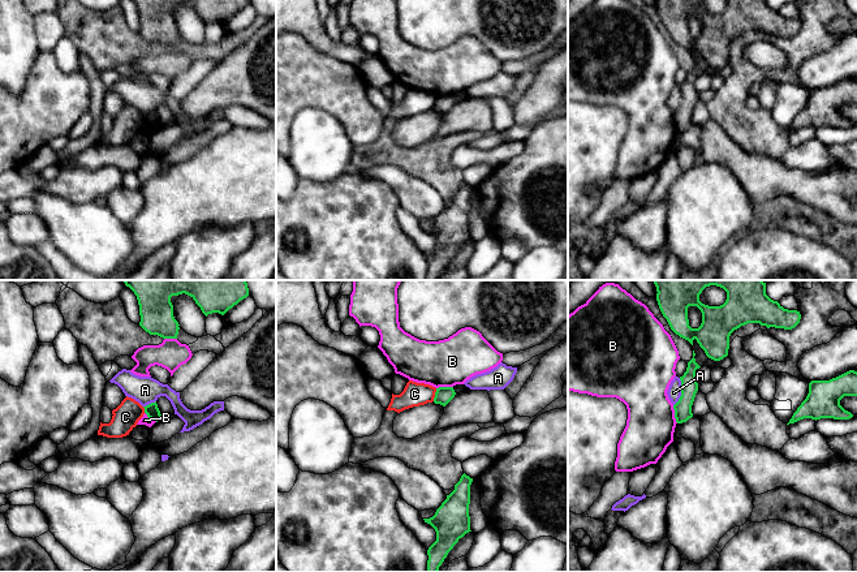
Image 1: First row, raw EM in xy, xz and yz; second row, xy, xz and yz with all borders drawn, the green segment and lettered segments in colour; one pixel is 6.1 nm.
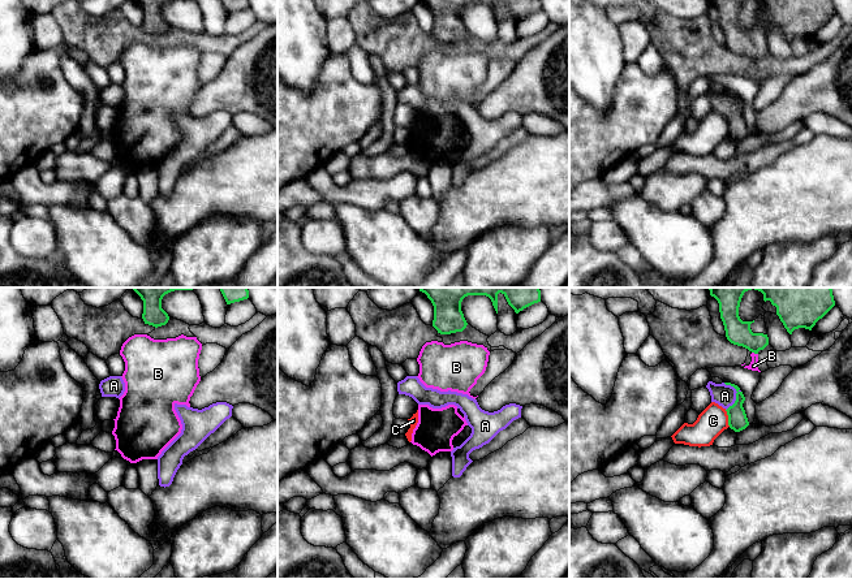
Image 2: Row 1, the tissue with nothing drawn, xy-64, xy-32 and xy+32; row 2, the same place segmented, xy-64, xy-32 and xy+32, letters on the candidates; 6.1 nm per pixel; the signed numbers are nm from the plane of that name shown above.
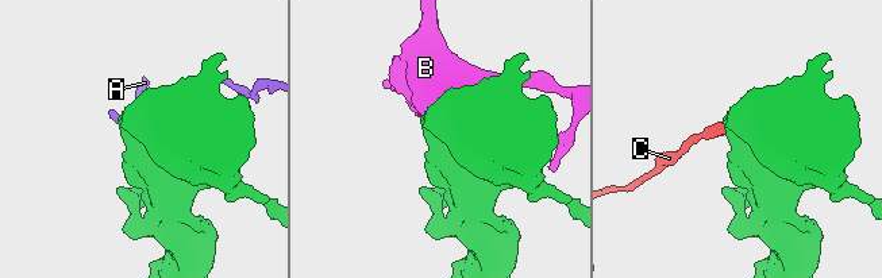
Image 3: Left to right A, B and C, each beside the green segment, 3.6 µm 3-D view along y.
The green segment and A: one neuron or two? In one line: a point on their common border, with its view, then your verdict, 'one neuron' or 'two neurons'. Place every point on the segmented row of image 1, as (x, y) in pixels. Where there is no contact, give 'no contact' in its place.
yz (681, 392) | two neurons

